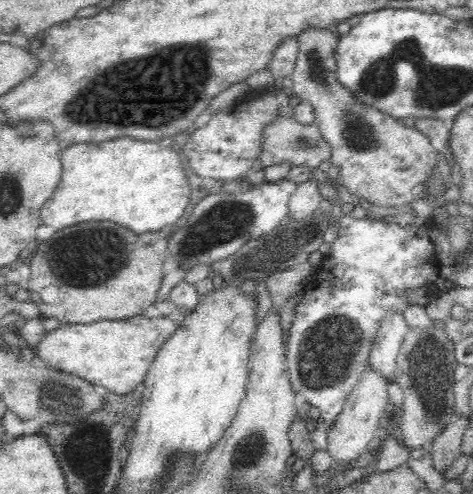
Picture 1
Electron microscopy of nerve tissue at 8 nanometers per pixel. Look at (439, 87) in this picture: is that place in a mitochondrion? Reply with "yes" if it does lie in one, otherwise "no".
yes

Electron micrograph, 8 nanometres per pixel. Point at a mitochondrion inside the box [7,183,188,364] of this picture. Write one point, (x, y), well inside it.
(87, 261)

